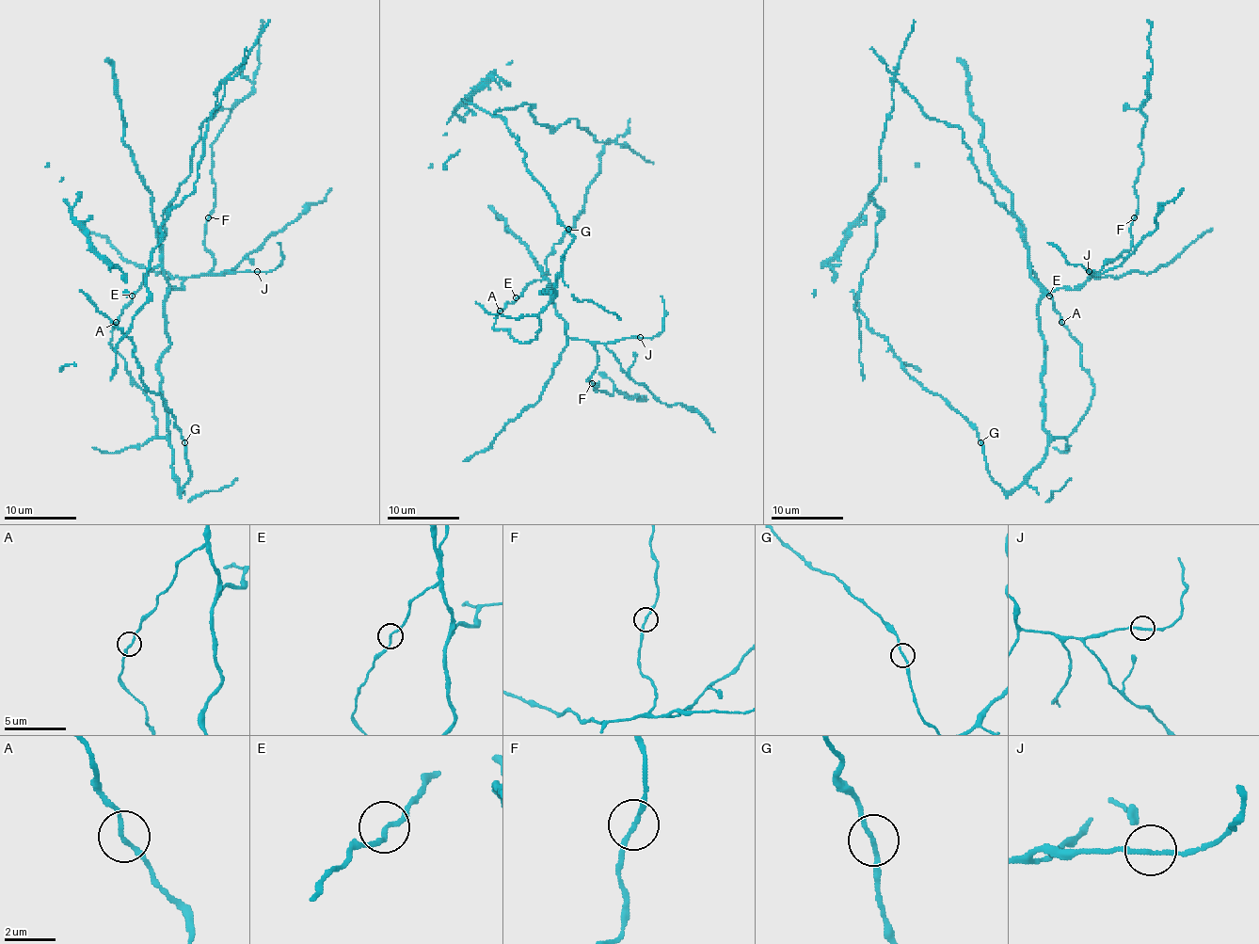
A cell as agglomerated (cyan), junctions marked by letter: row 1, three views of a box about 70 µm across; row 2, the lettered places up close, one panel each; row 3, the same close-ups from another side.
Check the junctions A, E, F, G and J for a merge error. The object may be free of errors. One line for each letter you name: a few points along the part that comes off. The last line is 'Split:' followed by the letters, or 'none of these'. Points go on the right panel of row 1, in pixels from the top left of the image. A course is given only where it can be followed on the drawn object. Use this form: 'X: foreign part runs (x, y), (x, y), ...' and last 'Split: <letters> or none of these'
Split: none of these

